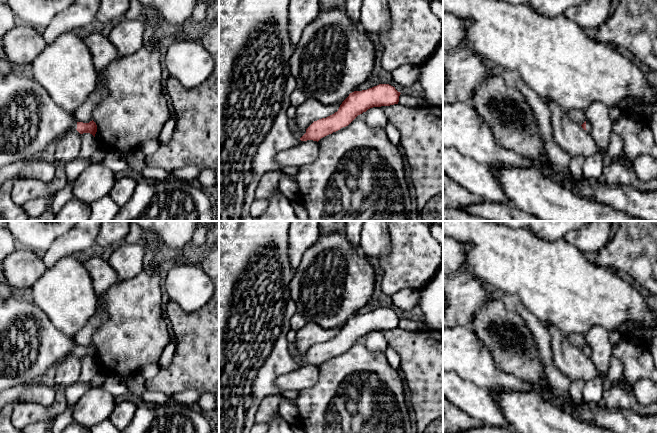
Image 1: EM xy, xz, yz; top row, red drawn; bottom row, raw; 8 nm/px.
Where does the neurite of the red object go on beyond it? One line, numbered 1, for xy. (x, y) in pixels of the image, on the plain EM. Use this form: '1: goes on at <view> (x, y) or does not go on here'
1: goes on at xy (30, 344)

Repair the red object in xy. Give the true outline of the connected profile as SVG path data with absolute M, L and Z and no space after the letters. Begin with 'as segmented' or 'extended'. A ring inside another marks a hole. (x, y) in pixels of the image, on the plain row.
extended; M14 292L8 297L0 296L0 392L42 378L53 365L70 354L77 354L80 358L90 357L95 361L97 349L93 344L89 347L77 346L71 337L53 325L28 295Z

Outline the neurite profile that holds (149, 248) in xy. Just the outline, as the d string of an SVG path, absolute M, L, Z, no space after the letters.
M147 236L146 242L144 245L145 254L143 257L143 271L147 272L148 274L152 274L153 270L151 269L151 264L153 261L153 257L155 255L155 247L153 244L155 243L156 239Z

